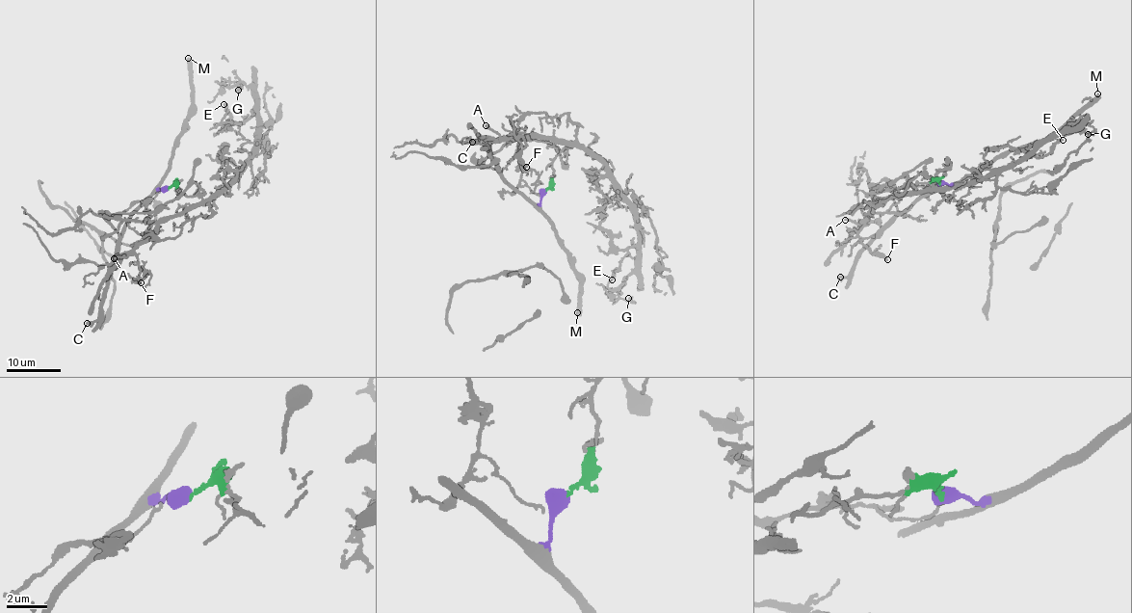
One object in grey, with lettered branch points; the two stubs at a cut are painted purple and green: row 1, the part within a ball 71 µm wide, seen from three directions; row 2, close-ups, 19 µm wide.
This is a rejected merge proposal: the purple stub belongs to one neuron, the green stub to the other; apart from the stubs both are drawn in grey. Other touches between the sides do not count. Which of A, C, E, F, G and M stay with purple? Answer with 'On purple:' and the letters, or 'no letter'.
On purple: C, M

